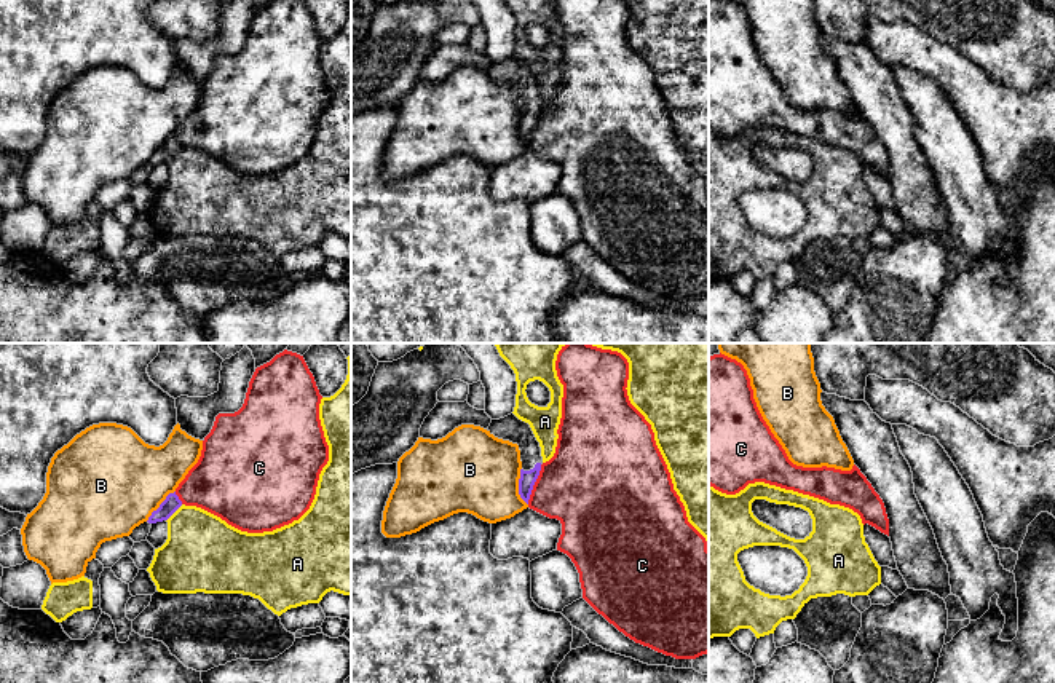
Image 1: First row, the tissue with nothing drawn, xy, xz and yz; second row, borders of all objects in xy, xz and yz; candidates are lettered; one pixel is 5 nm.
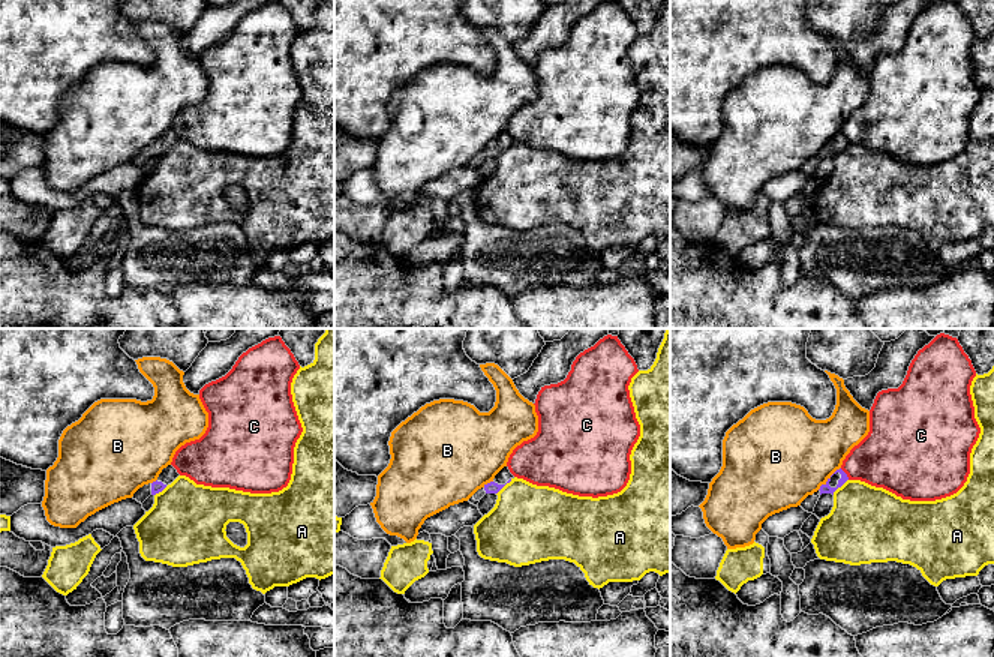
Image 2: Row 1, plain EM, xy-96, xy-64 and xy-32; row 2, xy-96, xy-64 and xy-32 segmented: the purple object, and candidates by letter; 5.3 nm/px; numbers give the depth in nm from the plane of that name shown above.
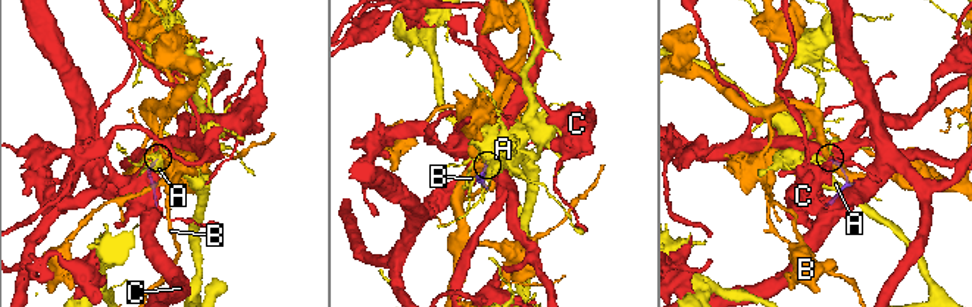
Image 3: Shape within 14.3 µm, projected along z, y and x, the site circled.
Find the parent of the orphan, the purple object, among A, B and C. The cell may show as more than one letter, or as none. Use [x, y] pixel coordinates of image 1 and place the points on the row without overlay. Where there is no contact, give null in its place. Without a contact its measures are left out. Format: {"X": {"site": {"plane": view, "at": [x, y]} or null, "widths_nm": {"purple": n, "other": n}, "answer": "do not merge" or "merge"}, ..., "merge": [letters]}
{"A": {"site": {"plane": "xy", "at": [174, 153]}, "widths_nm": {"purple": 80, "other": 380}, "answer": "do not merge"}, "B": {"site": {"plane": "xz", "at": [519, 130]}, "widths_nm": {"purple": 80, "other": 420}, "answer": "do not merge"}, "C": {"site": {"plane": "xz", "at": [533, 126]}, "widths_nm": {"purple": 80, "other": 420}, "answer": "do not merge"}, "merge": []}

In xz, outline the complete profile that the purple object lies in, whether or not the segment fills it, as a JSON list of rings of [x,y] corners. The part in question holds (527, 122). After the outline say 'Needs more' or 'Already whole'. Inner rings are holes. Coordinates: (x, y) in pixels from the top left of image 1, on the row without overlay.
[[[514,56],[500,62],[492,62],[488,73],[498,81],[519,88],[522,104],[519,137],[528,147],[543,107],[539,85],[536,83],[530,67],[519,62]]]. Needs more

